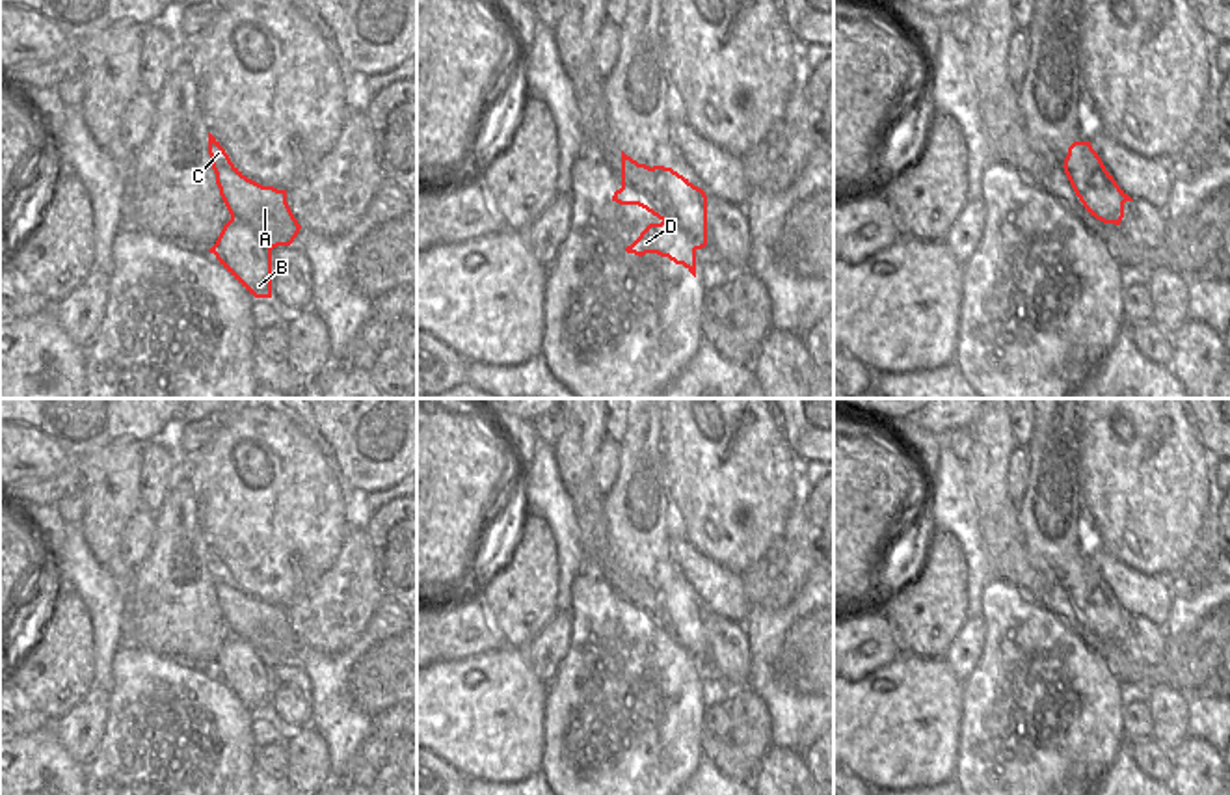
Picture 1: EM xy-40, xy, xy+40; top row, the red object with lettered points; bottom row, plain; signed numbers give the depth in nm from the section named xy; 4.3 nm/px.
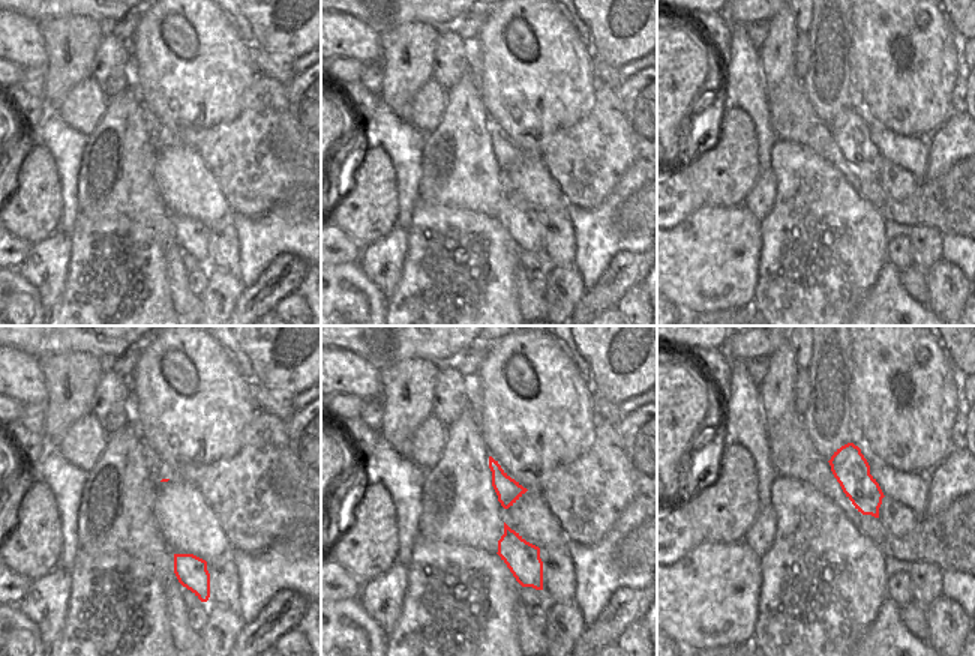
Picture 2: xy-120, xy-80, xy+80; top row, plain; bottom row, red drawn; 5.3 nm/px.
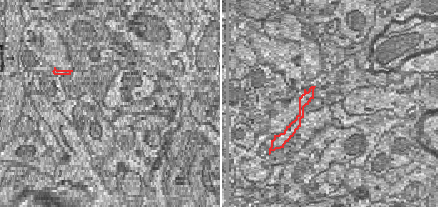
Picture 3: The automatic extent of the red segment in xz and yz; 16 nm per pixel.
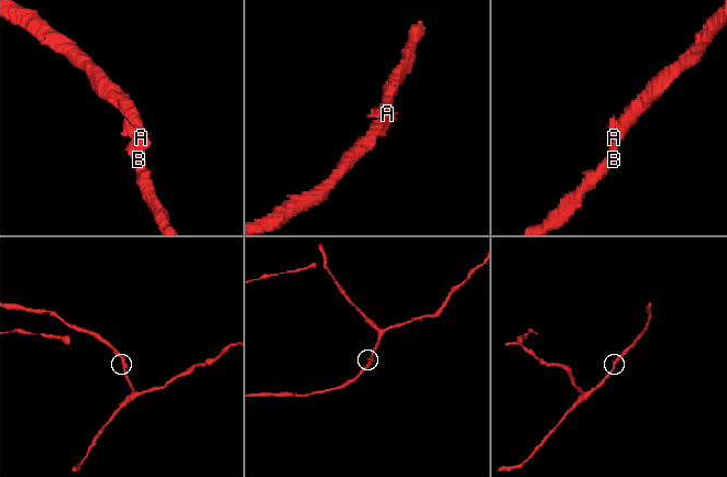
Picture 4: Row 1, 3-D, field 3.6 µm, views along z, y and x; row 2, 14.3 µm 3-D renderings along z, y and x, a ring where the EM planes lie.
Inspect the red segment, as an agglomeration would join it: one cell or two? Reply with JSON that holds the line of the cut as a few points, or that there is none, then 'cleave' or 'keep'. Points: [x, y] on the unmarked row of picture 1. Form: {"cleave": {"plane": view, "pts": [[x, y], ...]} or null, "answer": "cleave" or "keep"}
{"cleave": null, "answer": "keep"}

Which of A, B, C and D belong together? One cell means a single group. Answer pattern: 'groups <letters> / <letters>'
groups A B C D

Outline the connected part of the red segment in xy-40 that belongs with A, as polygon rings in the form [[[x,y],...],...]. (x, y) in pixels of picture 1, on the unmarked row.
[[[210,549],[208,572],[231,631],[208,668],[249,711],[272,715],[272,667],[290,663],[301,646],[287,620],[287,607],[247,596]]]

